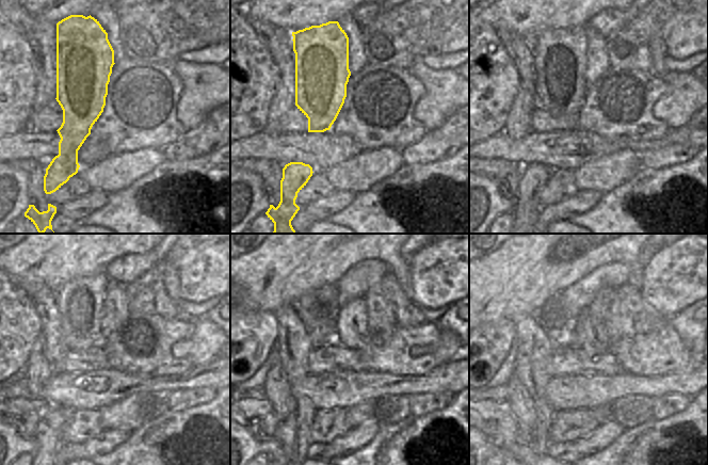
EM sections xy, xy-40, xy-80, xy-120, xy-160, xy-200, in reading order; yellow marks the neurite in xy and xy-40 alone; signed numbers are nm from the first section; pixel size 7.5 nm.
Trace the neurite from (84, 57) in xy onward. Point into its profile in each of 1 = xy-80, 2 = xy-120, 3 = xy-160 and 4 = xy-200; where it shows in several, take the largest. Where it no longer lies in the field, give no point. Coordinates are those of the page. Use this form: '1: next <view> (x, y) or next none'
1: next xy-80 (560, 84)
2: next xy-120 (80, 301)
3: next xy-160 (318, 309)
4: next xy-200 (548, 316)

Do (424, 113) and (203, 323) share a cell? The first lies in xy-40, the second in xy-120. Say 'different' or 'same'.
same

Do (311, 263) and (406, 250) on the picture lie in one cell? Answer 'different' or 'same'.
different

